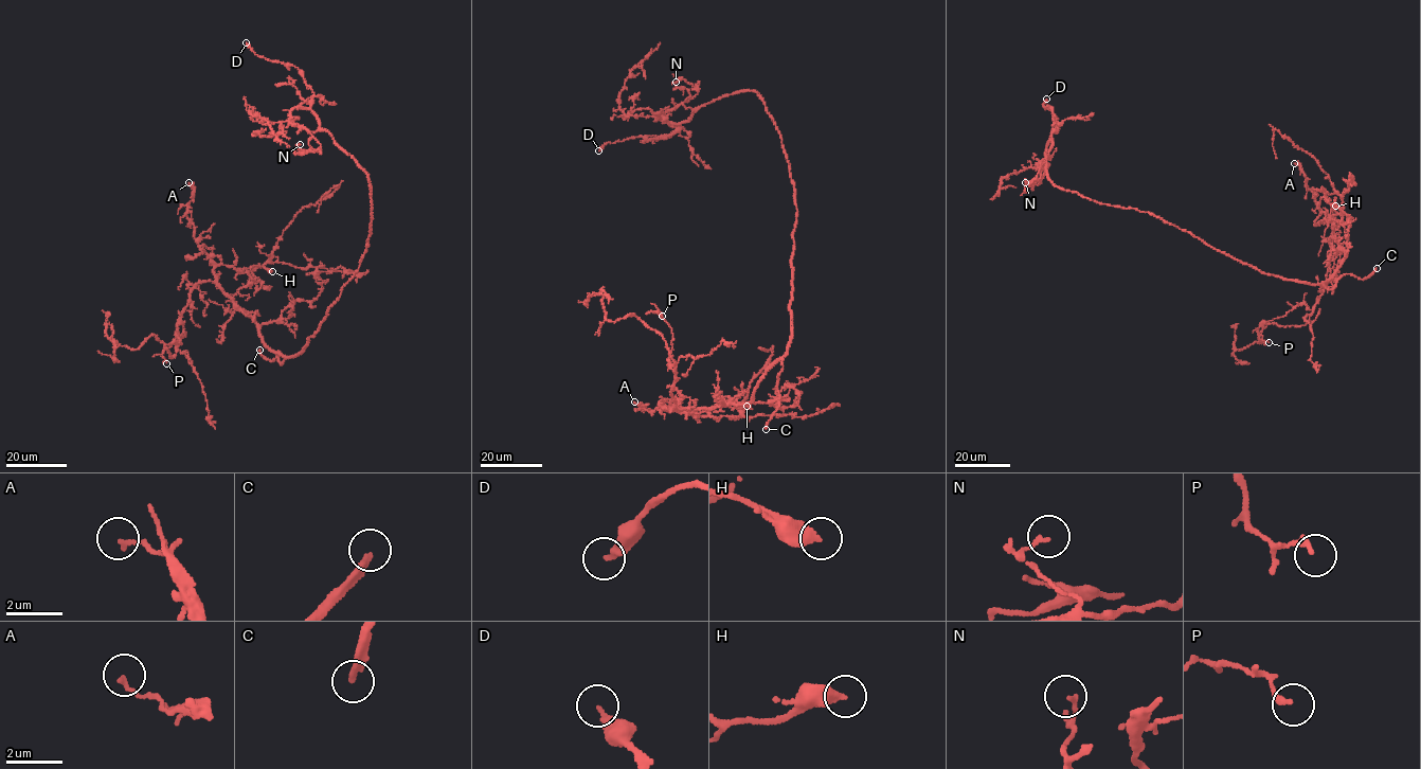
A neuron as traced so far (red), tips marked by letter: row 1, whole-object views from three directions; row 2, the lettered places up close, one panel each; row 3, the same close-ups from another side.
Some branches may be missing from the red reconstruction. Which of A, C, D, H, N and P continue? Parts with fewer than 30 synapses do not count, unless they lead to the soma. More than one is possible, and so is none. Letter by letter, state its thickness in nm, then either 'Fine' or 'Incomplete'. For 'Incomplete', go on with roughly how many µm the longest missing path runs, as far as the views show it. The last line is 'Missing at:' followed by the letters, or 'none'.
A: Thickness 140 nm. Fine
C: Thickness 240 nm. Incomplete. Missing length about 40 µm
D: Thickness 280 nm. Fine
H: Thickness 480 nm. Fine
N: Thickness 140 nm. Fine
P: Thickness 200 nm. Fine
Missing at: C

